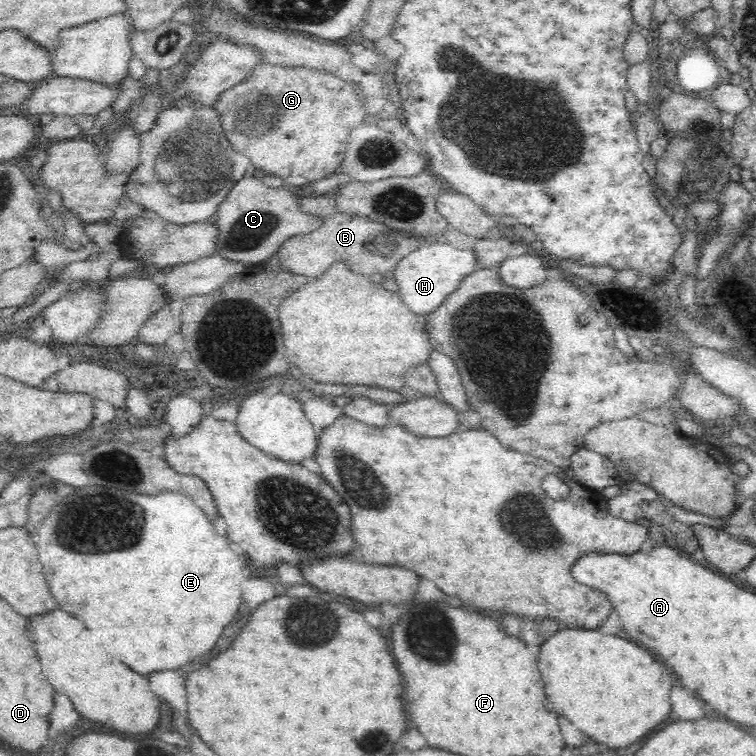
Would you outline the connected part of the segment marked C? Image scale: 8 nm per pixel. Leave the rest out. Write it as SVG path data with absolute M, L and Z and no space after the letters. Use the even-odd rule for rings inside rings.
M251 172L235 182L220 204L217 214L215 253L222 258L248 265L267 261L289 238L309 233L323 224L319 216L302 211L296 195L287 186L270 187Z

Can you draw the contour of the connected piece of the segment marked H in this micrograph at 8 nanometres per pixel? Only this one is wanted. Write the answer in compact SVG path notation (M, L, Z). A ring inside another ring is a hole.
M426 242L407 254L393 270L396 284L400 288L398 294L410 312L430 314L460 286L464 278L476 270L476 261L473 247L460 249L449 242Z

